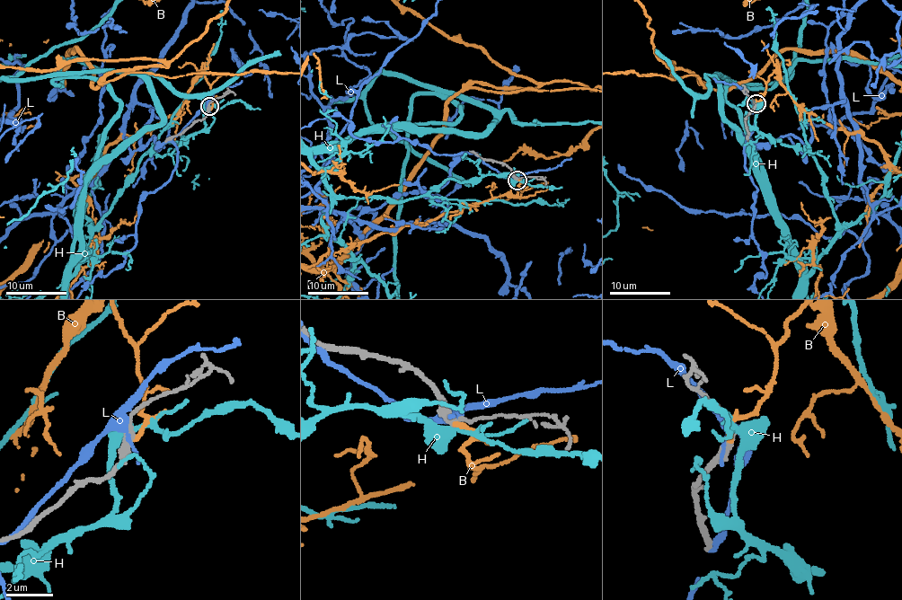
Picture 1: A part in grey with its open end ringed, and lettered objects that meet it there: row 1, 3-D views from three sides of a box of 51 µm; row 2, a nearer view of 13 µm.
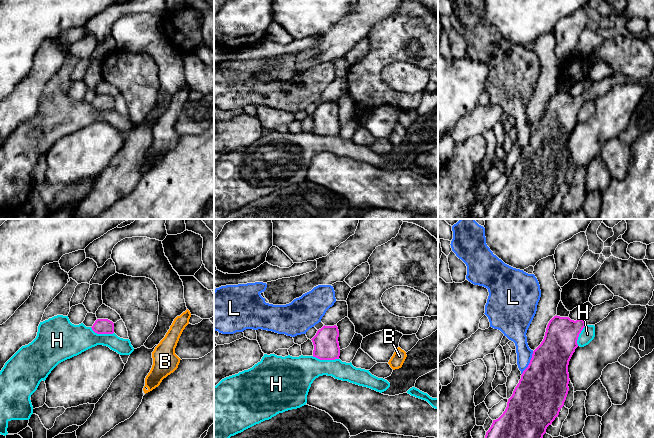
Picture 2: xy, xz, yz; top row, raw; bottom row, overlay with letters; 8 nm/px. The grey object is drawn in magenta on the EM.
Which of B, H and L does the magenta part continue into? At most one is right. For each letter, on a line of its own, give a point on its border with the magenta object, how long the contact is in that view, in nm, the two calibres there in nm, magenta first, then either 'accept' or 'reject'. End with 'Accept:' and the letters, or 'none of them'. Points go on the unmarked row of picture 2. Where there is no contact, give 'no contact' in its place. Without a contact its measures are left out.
B: no contact | reject
H: xz (325, 135) | 220 nm | 200/280 nm | reject
L: yz (530, 138) | 200 nm | 400/140 nm | reject
Accept: none of them

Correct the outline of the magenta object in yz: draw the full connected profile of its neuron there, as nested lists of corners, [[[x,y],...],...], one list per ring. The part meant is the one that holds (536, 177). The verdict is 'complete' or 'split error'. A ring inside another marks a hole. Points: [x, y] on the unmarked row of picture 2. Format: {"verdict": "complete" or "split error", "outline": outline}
{"verdict": "split error", "outline": [[[614,72],[612,76],[593,82],[587,91],[576,97],[571,96],[569,93],[554,92],[547,101],[543,117],[533,127],[528,143],[523,147],[519,159],[515,163],[512,172],[508,175],[505,187],[498,195],[493,196],[484,216],[478,219],[540,219],[547,203],[558,193],[560,185],[564,182],[570,157],[568,141],[575,125],[578,123],[579,110],[585,102],[595,101],[606,94],[611,87],[628,81],[630,79],[627,76]]]}

